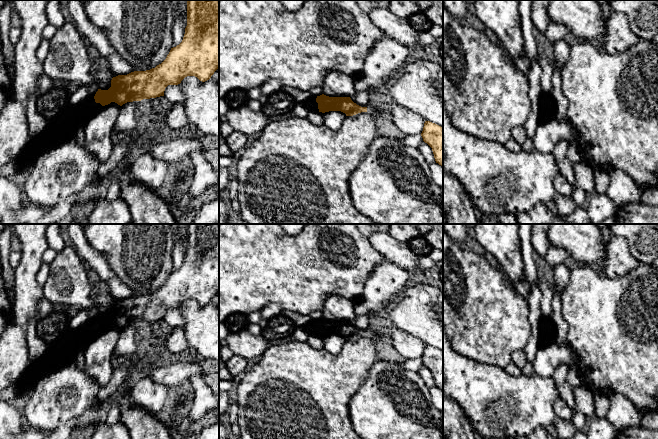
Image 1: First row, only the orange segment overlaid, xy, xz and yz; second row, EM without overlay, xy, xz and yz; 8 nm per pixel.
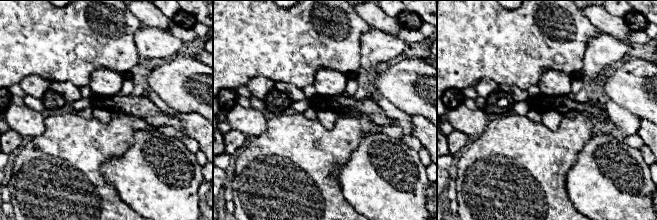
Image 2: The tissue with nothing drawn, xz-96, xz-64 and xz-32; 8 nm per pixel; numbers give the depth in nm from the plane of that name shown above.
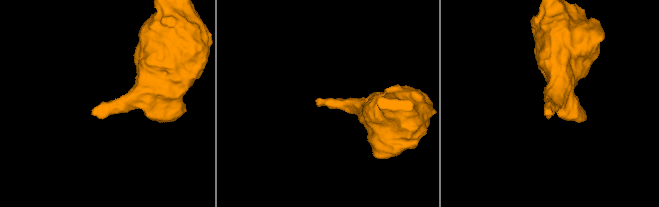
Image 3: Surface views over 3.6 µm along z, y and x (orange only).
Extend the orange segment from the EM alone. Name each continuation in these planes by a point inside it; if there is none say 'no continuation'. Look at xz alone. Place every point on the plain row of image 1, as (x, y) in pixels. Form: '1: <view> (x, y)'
1: xz (311, 328)

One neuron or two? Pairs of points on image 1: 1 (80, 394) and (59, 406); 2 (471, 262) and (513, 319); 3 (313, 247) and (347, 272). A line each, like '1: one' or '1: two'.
1: one
2: one
3: one

